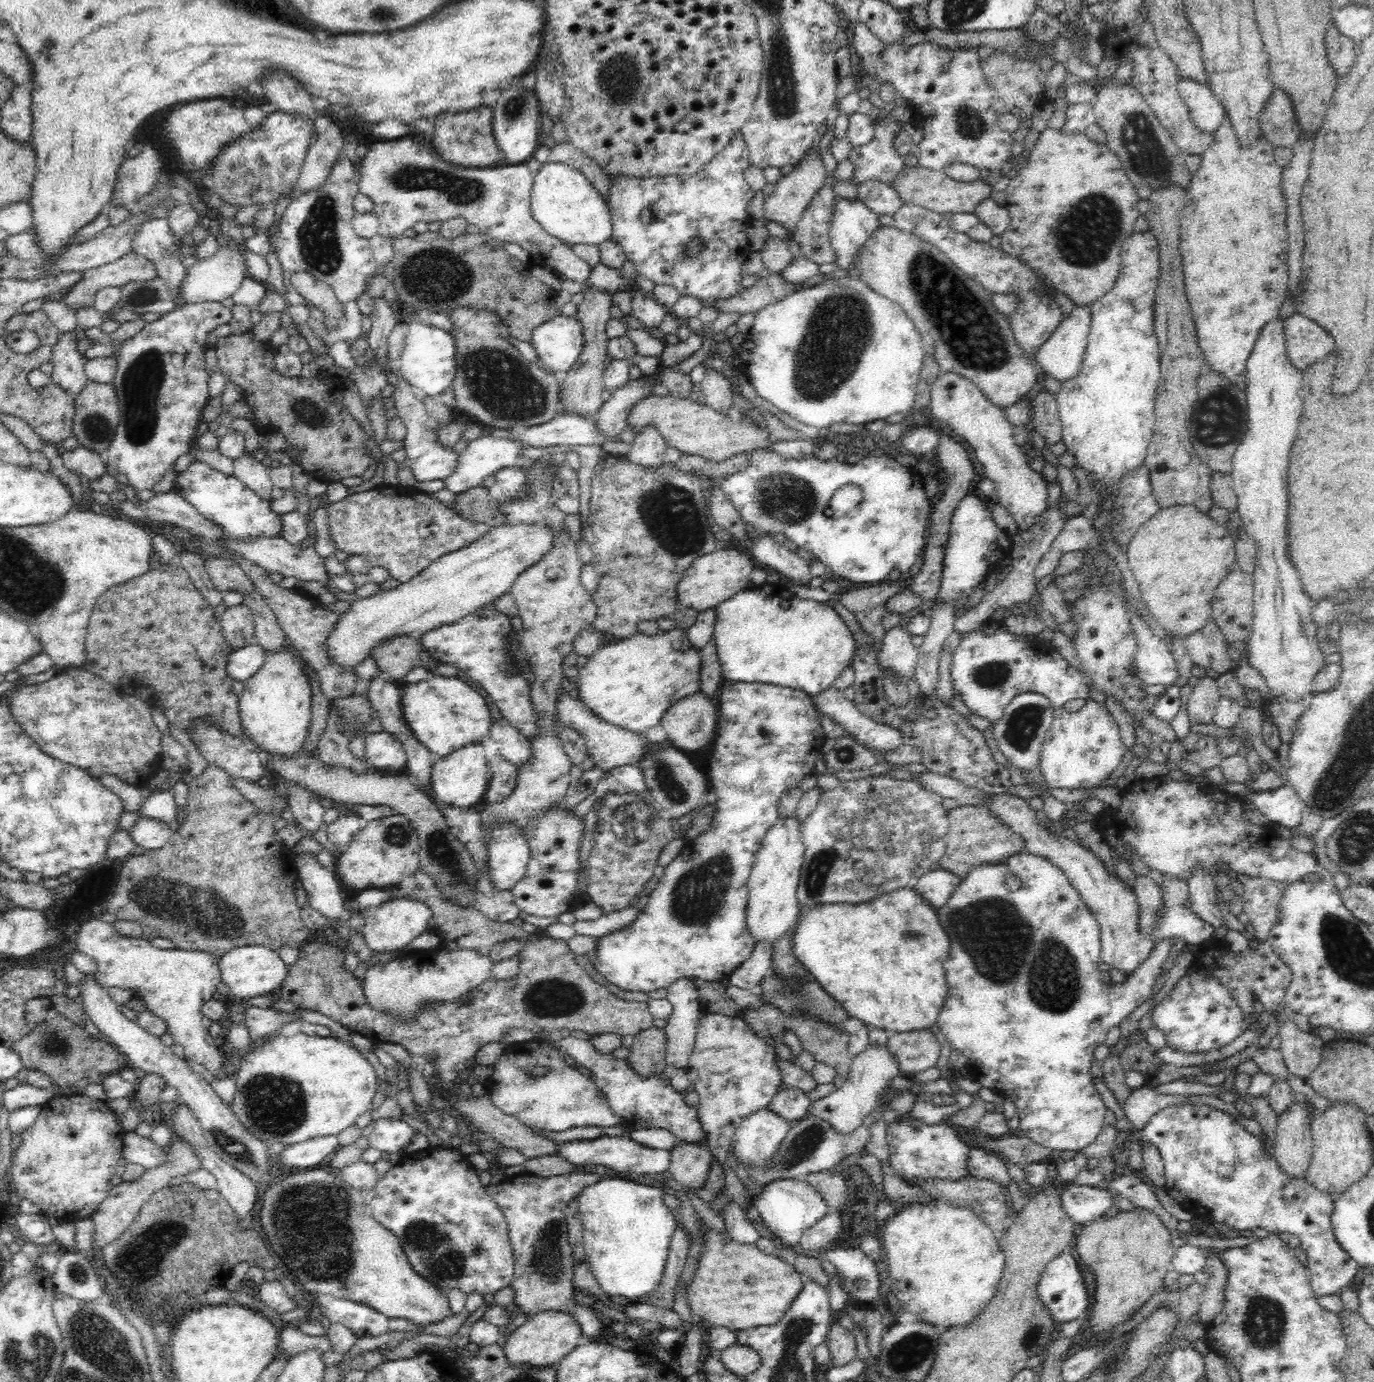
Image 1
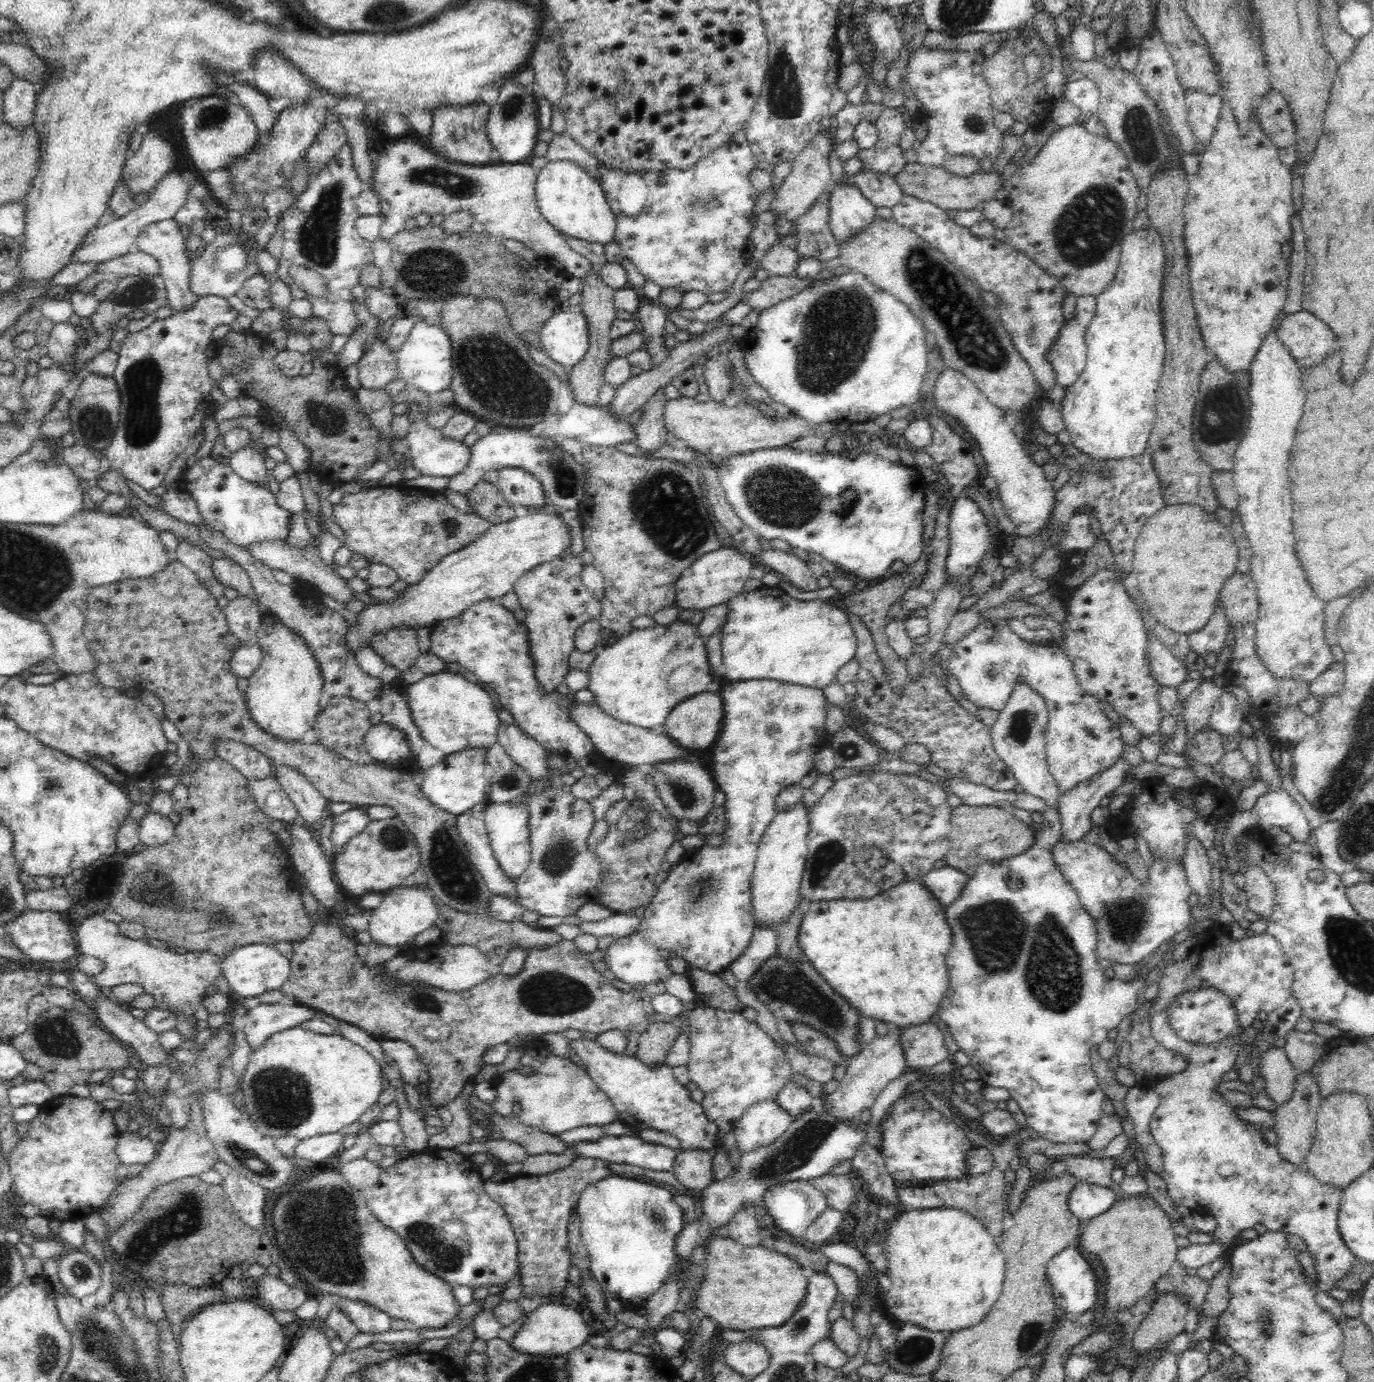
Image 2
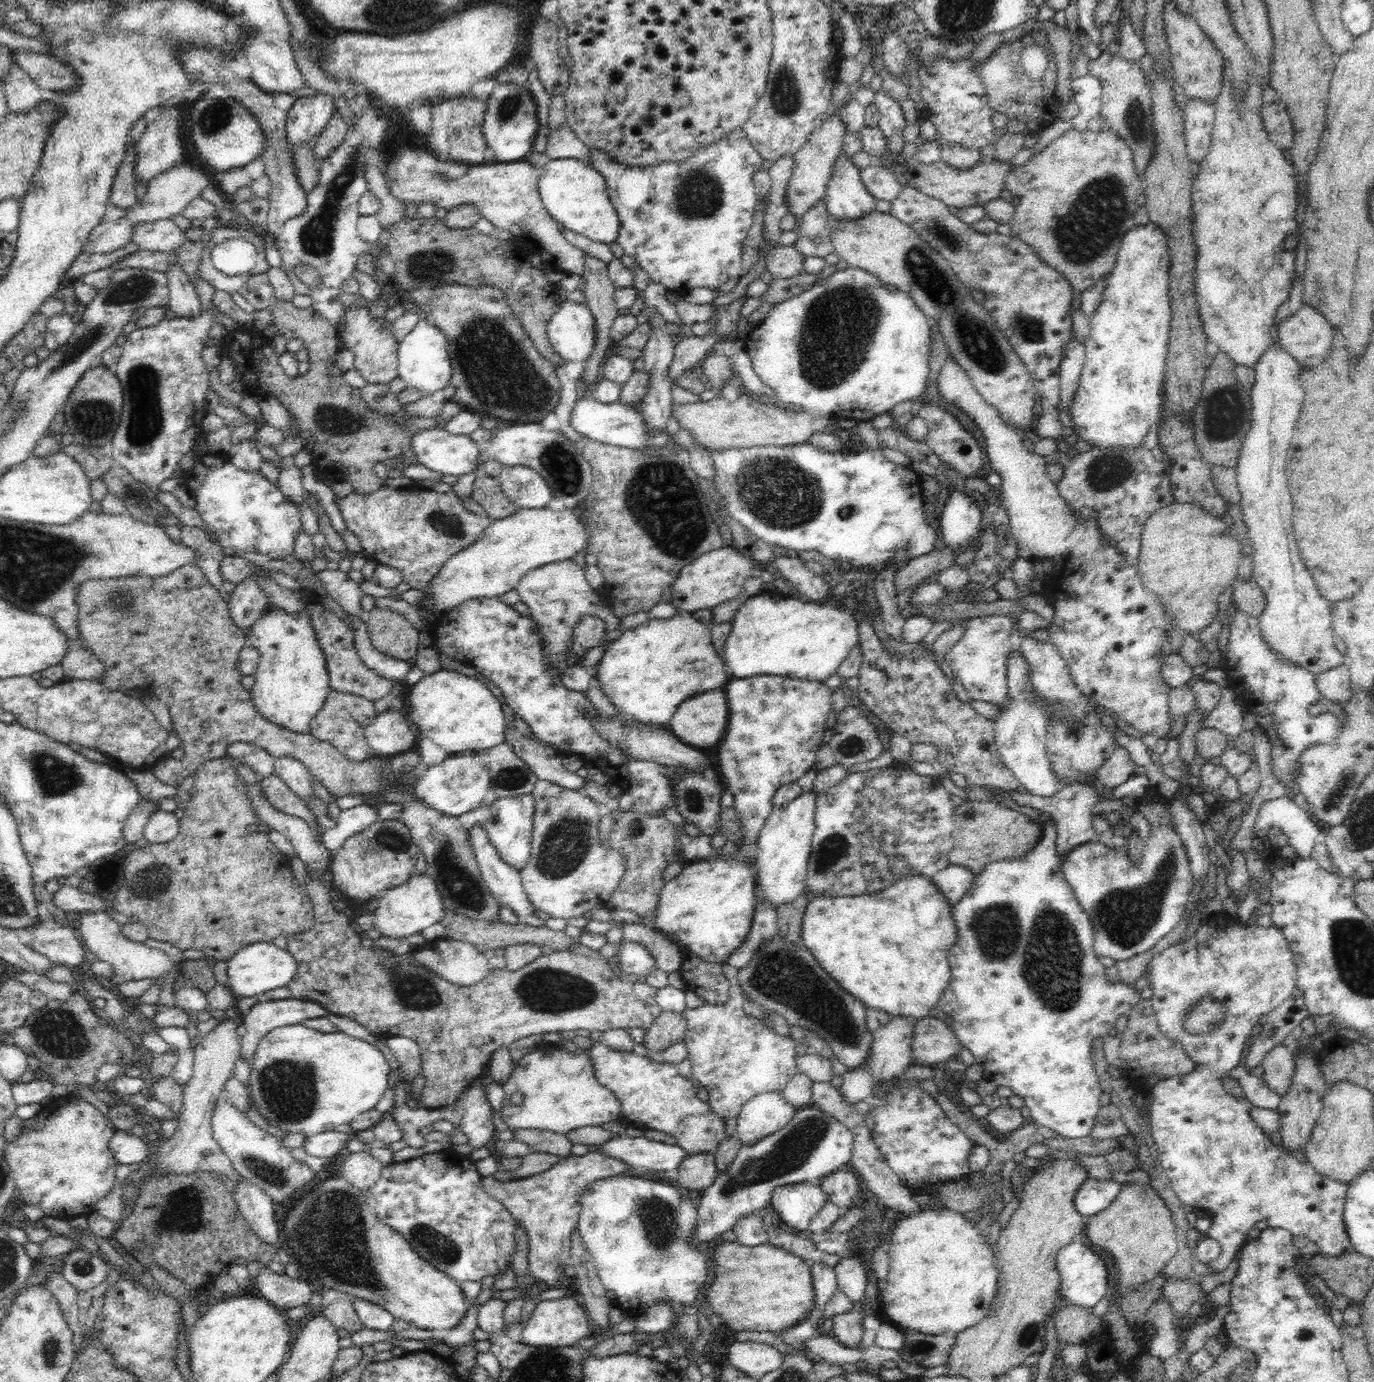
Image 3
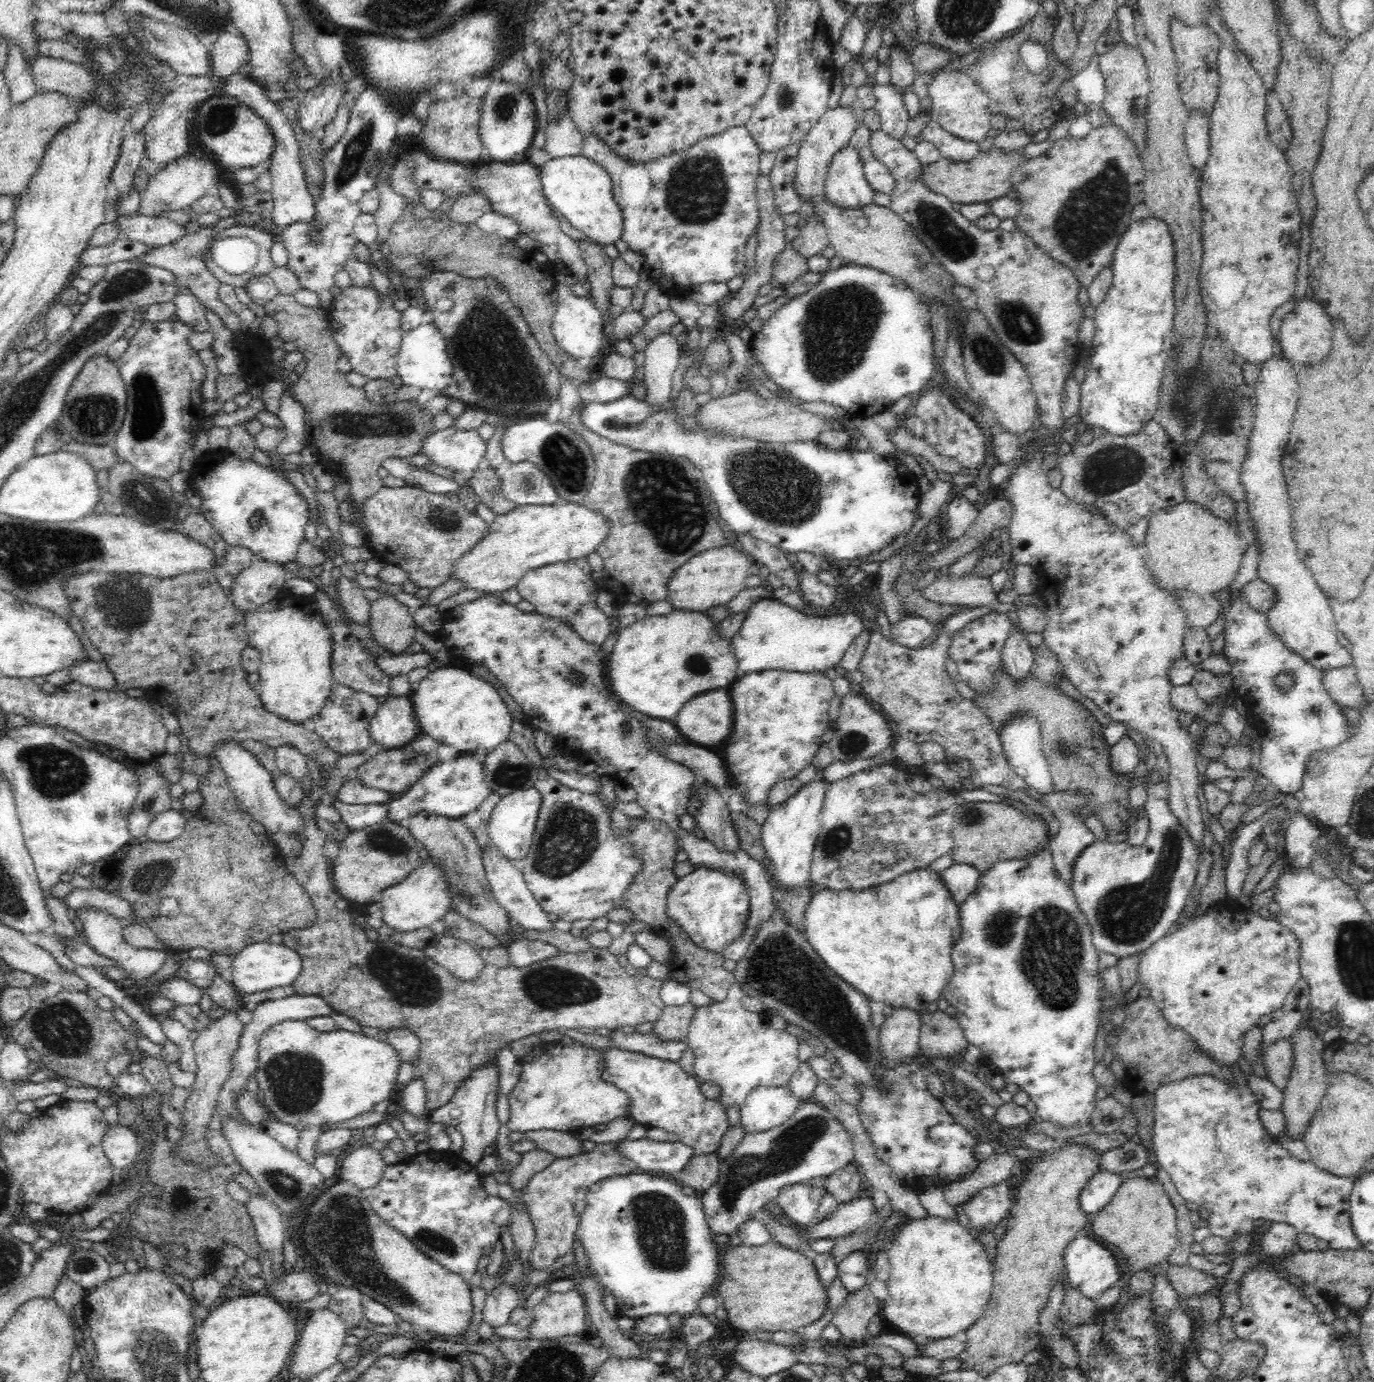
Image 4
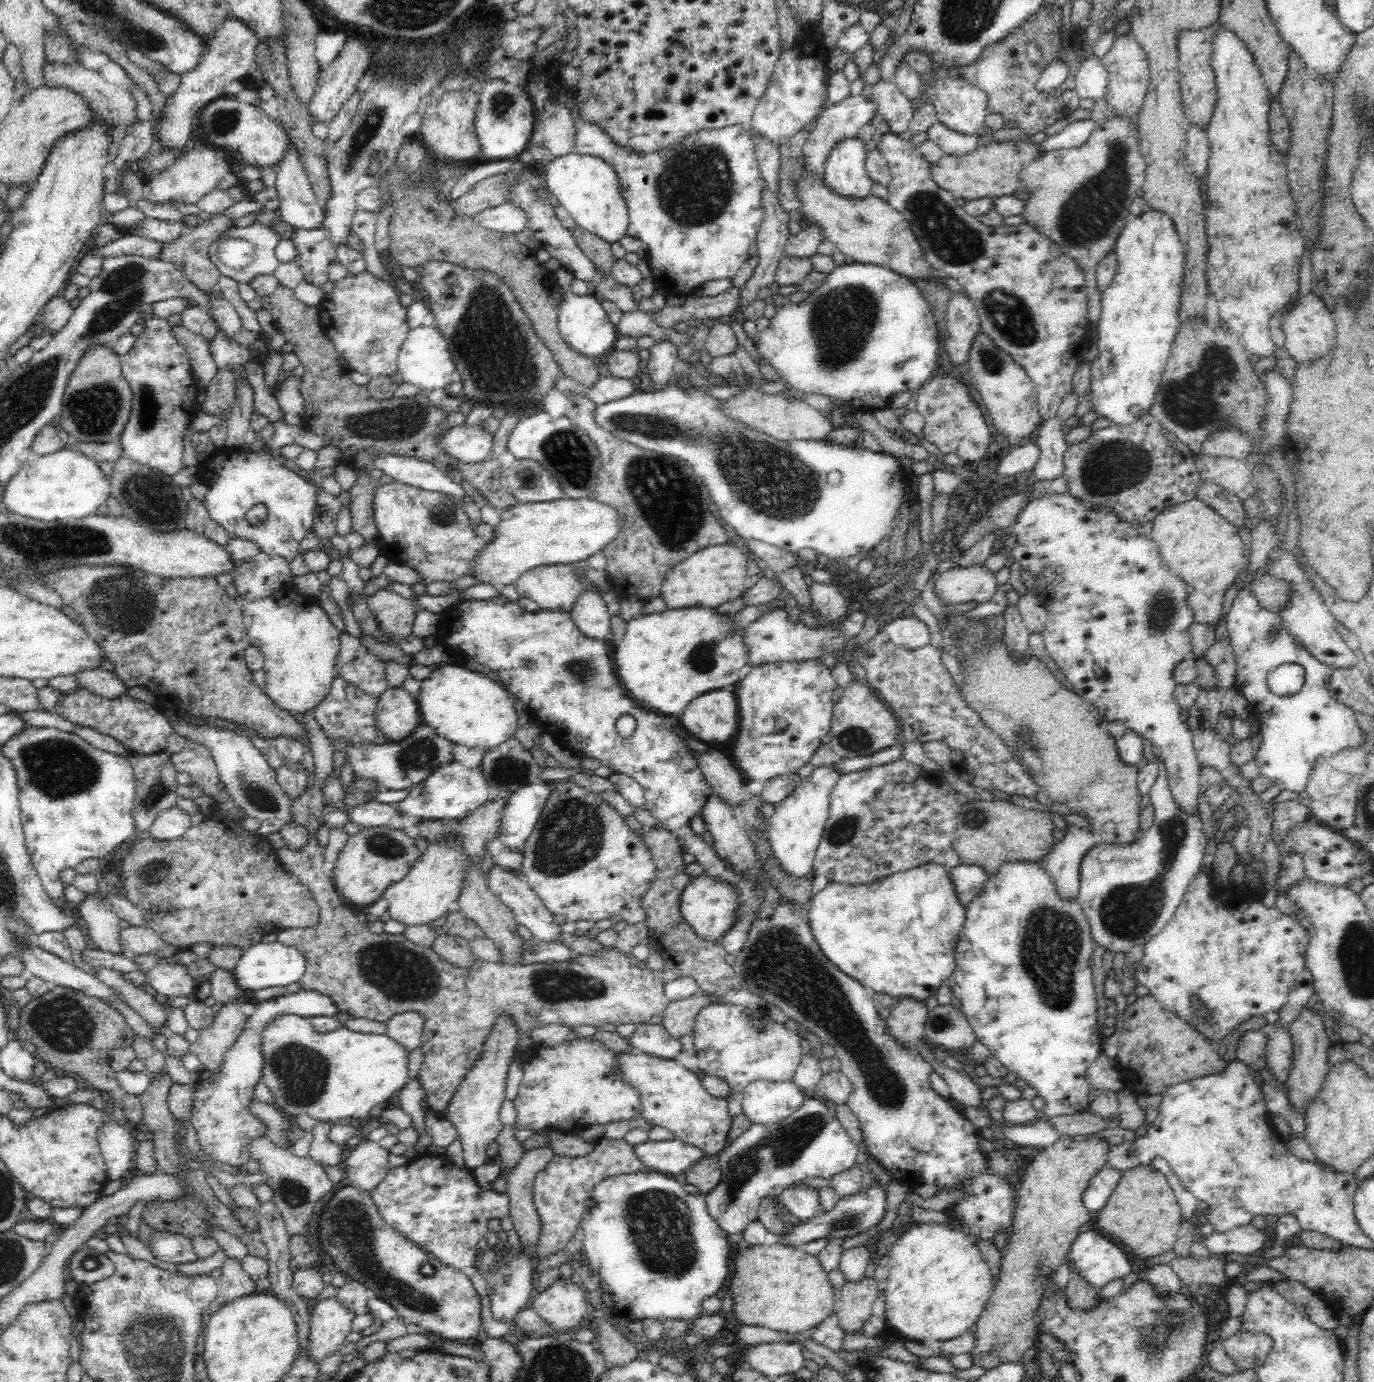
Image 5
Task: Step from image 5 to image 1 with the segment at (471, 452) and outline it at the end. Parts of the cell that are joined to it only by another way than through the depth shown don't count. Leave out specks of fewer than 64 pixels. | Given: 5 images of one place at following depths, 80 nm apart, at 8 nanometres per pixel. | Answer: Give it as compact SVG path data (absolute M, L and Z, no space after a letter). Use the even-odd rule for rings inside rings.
M390 368L387 384L392 386L391 396L394 398L393 407L396 409L397 416L407 428L407 434L403 440L406 449L406 464L412 469L415 480L418 482L444 481L456 468L459 453L454 451L453 446L442 446L438 443L437 432L432 429L433 421L426 413L422 397L408 382L405 382L405 378L400 376L398 370Z

